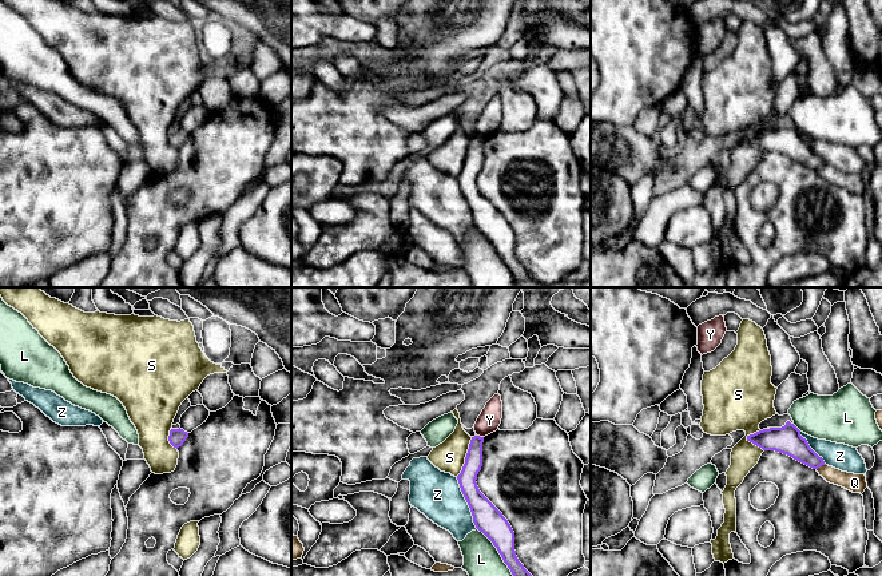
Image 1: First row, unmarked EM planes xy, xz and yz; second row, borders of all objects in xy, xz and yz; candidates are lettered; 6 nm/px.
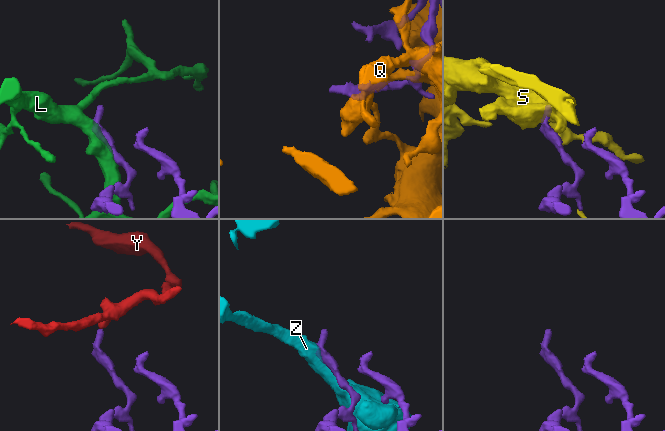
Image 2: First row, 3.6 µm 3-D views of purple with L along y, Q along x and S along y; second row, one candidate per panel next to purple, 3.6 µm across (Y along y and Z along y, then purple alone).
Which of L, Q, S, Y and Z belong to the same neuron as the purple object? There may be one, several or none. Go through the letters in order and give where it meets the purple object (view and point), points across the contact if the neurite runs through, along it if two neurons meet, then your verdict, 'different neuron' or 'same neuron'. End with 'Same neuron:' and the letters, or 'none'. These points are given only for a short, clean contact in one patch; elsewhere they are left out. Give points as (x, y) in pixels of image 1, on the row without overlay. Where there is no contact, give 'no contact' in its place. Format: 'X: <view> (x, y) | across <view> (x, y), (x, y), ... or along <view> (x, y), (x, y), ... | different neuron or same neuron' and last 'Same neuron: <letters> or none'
L: xz (499, 253) | different neuron
Q: yz (821, 166) | different neuron
S: xz (465, 158) | along xz (472, 138), (463, 170), (456, 177) | different neuron
Y: xz (479, 136) | along xz (477, 135), (483, 138) | different neuron
Z: xz (467, 202) | different neuron
Same neuron: none

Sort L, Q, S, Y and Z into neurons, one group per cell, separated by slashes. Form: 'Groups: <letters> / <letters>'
Groups: L / Q / S / Y / Z

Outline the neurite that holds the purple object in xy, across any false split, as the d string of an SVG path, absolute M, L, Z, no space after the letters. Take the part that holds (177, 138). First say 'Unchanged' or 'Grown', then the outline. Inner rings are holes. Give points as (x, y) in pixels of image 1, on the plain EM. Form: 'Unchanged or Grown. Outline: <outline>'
Unchanged. Outline: M171 130L170 131L170 136L168 136L168 142L174 148L179 148L183 146L183 143L186 142L186 139L188 138L188 134L184 132L183 130Z

